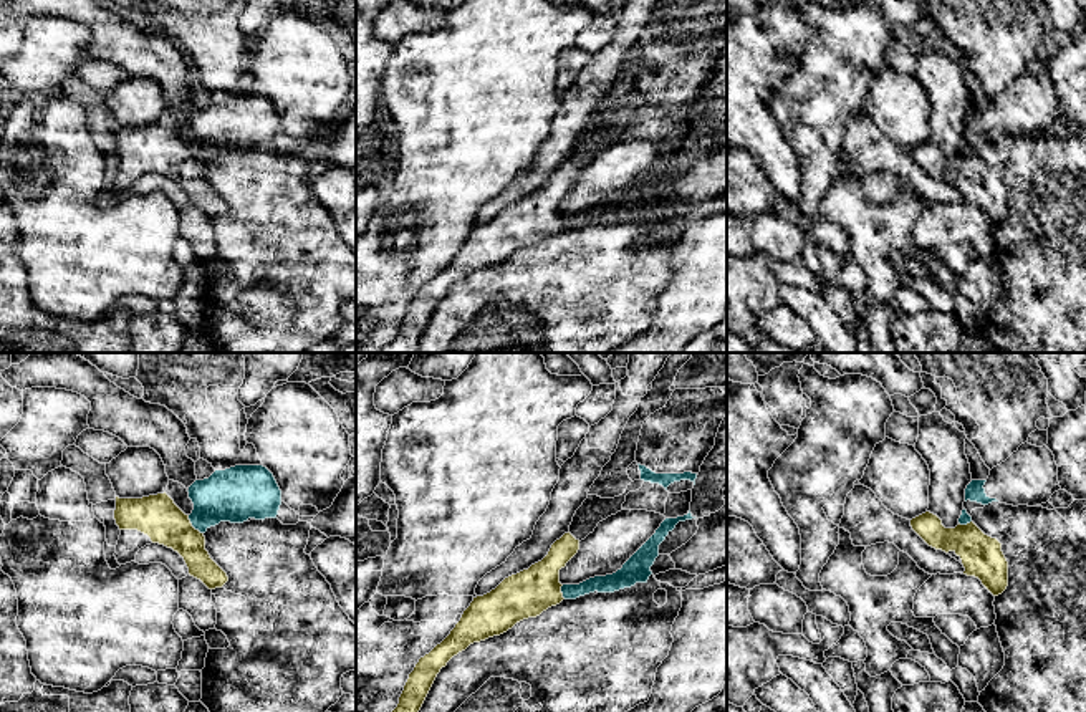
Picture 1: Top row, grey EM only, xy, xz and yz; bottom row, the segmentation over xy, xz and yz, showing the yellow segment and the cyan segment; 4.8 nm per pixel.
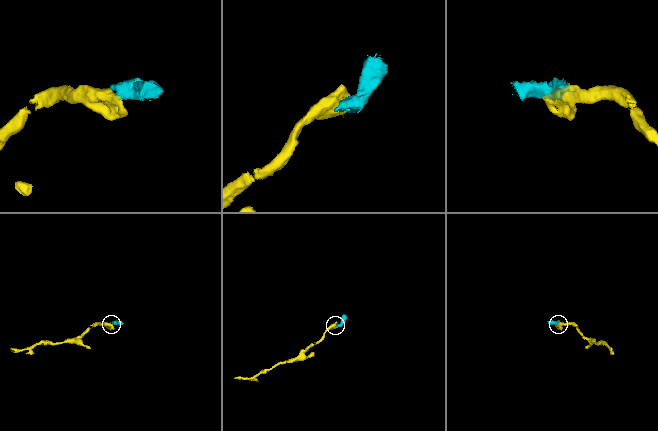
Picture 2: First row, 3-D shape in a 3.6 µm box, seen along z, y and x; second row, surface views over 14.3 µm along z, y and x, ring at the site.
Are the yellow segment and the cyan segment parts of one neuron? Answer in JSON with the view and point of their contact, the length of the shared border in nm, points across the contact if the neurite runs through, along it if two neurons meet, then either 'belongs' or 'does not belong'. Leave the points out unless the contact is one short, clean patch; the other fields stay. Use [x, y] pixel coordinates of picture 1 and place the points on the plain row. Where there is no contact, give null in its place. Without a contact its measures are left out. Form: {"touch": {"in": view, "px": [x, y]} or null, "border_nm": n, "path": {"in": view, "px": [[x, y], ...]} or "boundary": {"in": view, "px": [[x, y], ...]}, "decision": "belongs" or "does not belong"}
{"touch": {"in": "xy", "px": [191, 154]}, "border_nm": 120, "boundary": {"in": "xy", "px": [[187, 144], [189, 151], [202, 163]]}, "decision": "does not belong"}

